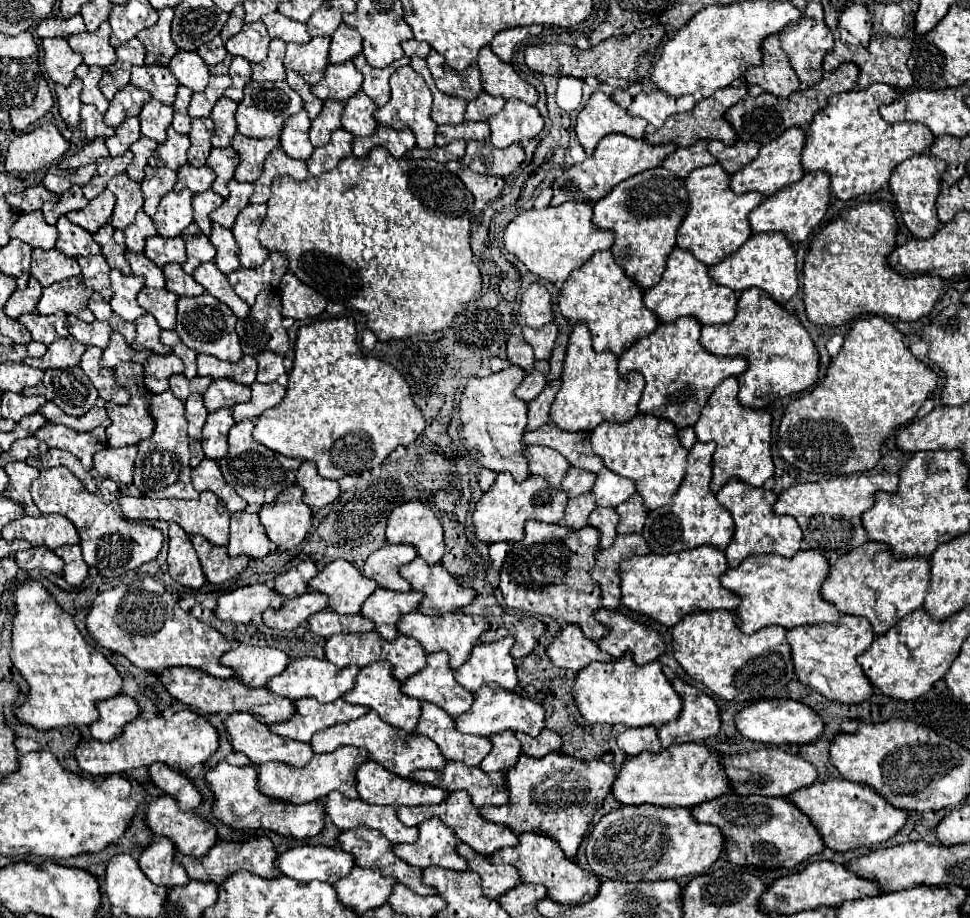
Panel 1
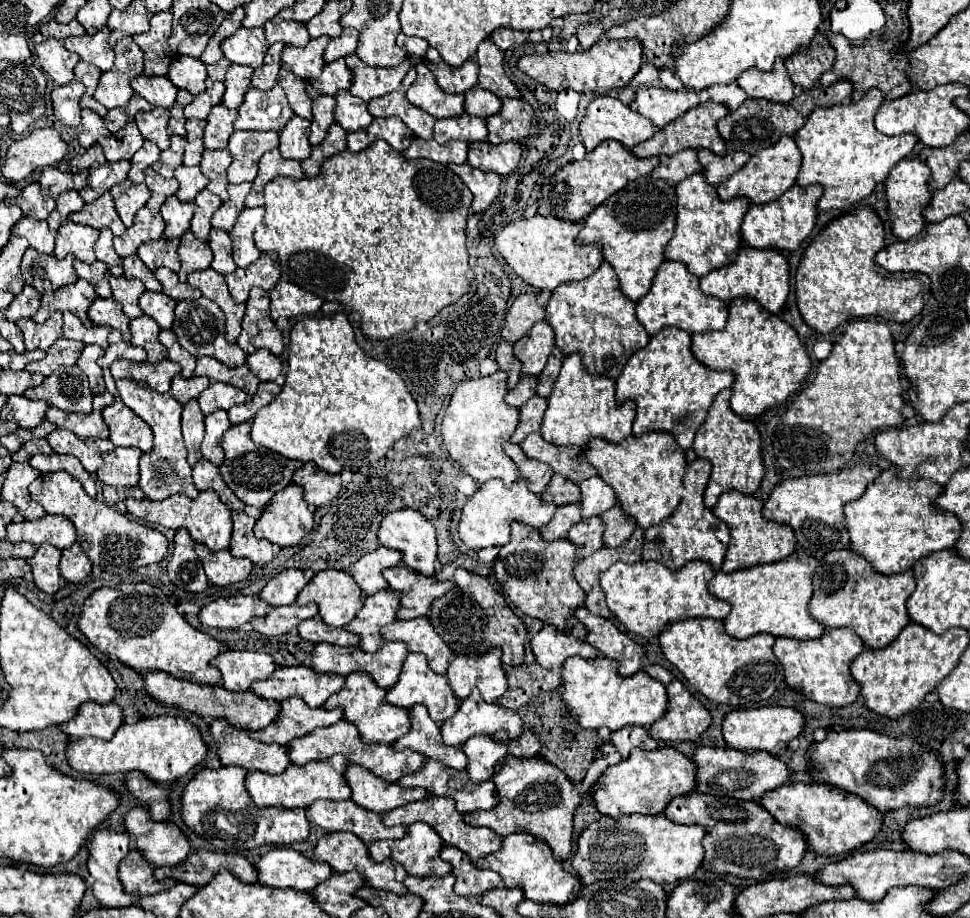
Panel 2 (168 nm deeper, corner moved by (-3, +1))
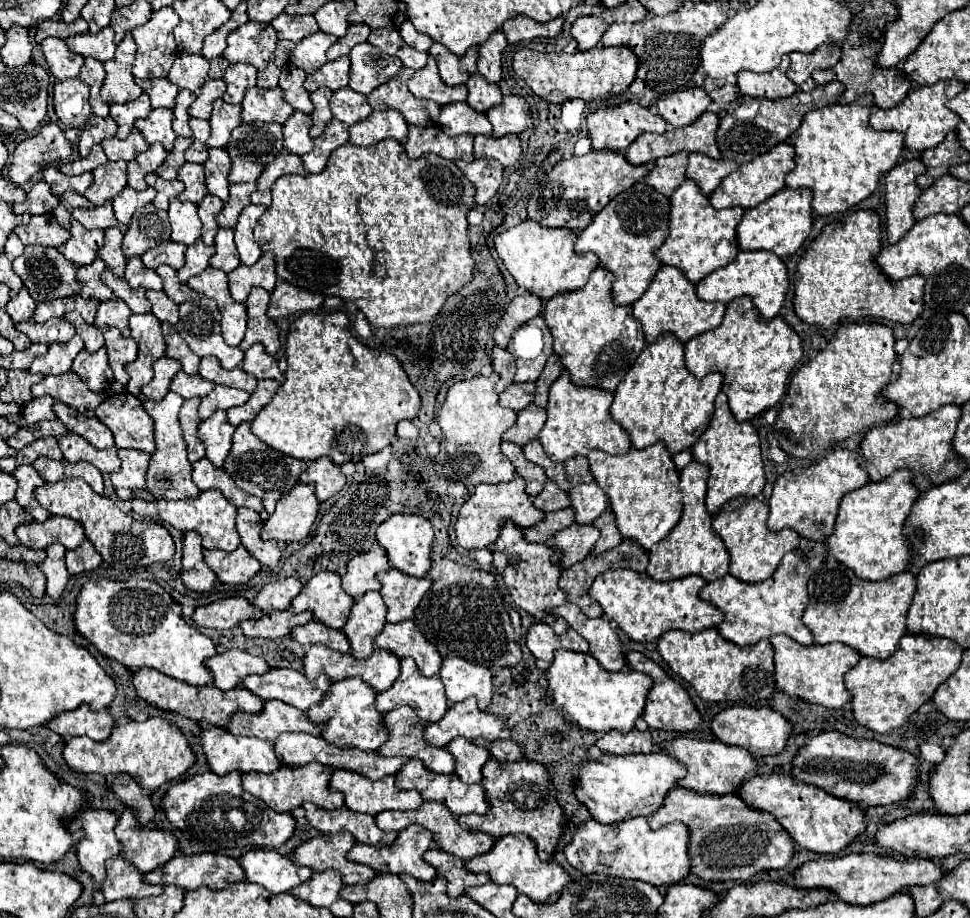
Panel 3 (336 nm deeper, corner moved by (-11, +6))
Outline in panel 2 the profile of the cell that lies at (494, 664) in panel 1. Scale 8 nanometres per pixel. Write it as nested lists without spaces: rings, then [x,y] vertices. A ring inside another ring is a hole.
[[[492,649],[480,659],[464,655],[452,657],[446,679],[458,701],[464,701],[476,687],[486,703],[494,703],[508,687],[506,673],[500,663],[500,649]]]

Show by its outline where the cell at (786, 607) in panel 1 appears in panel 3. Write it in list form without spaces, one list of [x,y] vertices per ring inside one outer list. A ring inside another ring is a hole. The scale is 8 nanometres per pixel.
[[[788,552],[768,580],[748,584],[726,574],[724,578],[708,582],[700,590],[700,598],[708,600],[726,614],[718,628],[720,634],[734,644],[748,646],[774,634],[786,634],[800,644],[812,644],[814,636],[810,636],[810,630],[806,628],[806,624],[802,624],[802,612],[806,610],[808,604],[808,586],[806,586],[808,578],[810,568],[806,560],[796,552]]]

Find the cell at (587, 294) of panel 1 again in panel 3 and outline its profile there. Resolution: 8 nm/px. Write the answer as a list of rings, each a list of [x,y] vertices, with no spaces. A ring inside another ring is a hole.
[[[598,266],[584,288],[558,294],[544,304],[544,320],[554,336],[554,352],[562,358],[576,386],[596,386],[614,392],[646,346],[642,326],[634,318],[632,306],[614,304],[612,284],[614,274]]]

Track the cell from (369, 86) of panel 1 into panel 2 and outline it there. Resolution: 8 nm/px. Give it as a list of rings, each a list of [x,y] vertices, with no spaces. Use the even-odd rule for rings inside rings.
[[[348,55],[344,59],[346,59],[348,69],[352,71],[352,85],[348,91],[364,101],[396,91],[404,75],[412,67],[410,61],[402,61],[396,67],[370,67],[356,55]]]

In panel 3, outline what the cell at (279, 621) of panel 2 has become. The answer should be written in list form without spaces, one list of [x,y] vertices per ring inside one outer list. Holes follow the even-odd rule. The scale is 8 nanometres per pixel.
[[[282,610],[282,612],[270,612],[264,614],[260,620],[244,620],[240,624],[242,632],[246,636],[256,636],[256,638],[280,638],[292,632],[292,628],[306,624],[312,620],[312,612],[290,612],[290,610]]]

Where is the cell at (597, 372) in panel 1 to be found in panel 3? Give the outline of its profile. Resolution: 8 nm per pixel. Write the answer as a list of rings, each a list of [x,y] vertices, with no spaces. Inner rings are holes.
[[[562,372],[560,378],[550,388],[548,398],[548,420],[538,434],[538,440],[544,446],[544,452],[554,462],[564,462],[576,454],[588,454],[590,450],[598,448],[608,454],[622,454],[632,446],[628,432],[612,420],[610,404],[614,394],[606,392],[604,388],[590,388],[590,386],[574,386],[570,380],[570,372]]]

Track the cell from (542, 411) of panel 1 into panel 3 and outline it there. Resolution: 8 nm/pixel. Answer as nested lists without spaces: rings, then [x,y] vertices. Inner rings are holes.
[[[532,402],[524,410],[518,412],[516,424],[510,430],[504,432],[502,440],[510,440],[510,442],[516,442],[516,444],[524,446],[524,444],[528,444],[530,440],[534,440],[538,436],[544,422],[546,422],[546,410],[538,408]]]

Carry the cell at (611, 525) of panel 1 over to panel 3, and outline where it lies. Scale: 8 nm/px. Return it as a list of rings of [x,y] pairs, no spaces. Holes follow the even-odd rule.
[[[572,524],[568,528],[562,528],[554,536],[554,546],[564,552],[562,568],[582,562],[586,556],[590,556],[596,540],[598,528],[594,528],[592,524]]]

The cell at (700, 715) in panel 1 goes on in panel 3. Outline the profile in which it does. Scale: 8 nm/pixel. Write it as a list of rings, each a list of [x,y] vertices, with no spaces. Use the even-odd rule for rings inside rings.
[[[628,652],[626,654],[626,660],[628,660],[628,666],[630,668],[640,670],[640,672],[646,672],[648,676],[654,678],[654,688],[648,694],[644,716],[642,716],[644,722],[648,724],[648,728],[668,730],[668,732],[690,732],[690,730],[696,730],[702,724],[702,714],[694,706],[694,702],[692,702],[690,694],[686,692],[686,688],[680,682],[676,682],[674,678],[670,678],[662,670],[662,666],[658,662],[646,658],[642,652]]]

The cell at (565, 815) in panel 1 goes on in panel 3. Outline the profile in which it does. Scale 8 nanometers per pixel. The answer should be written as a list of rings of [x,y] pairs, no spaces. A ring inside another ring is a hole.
[[[524,758],[506,764],[498,764],[498,760],[488,760],[482,768],[482,774],[482,786],[486,788],[492,808],[488,814],[458,816],[458,824],[474,832],[486,832],[496,840],[506,834],[528,834],[538,846],[538,856],[542,860],[550,860],[562,836],[564,812],[558,804],[558,790],[554,788],[554,782],[550,780],[546,768],[542,768],[542,764],[538,762],[530,762]]]

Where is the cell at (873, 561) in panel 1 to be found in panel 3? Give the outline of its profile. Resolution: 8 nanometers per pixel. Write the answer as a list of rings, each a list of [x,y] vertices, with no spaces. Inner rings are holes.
[[[828,556],[810,576],[810,604],[804,610],[802,620],[812,630],[814,644],[842,642],[864,656],[884,660],[894,654],[900,638],[906,634],[906,612],[914,596],[914,588],[916,576],[912,572],[870,582],[858,578],[850,568]]]

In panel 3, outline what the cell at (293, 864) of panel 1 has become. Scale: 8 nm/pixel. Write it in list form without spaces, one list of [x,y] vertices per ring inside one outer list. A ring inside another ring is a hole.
[[[250,850],[240,858],[240,864],[248,882],[260,884],[274,894],[290,892],[314,874],[314,870],[294,864],[290,856],[282,856],[276,850]]]

